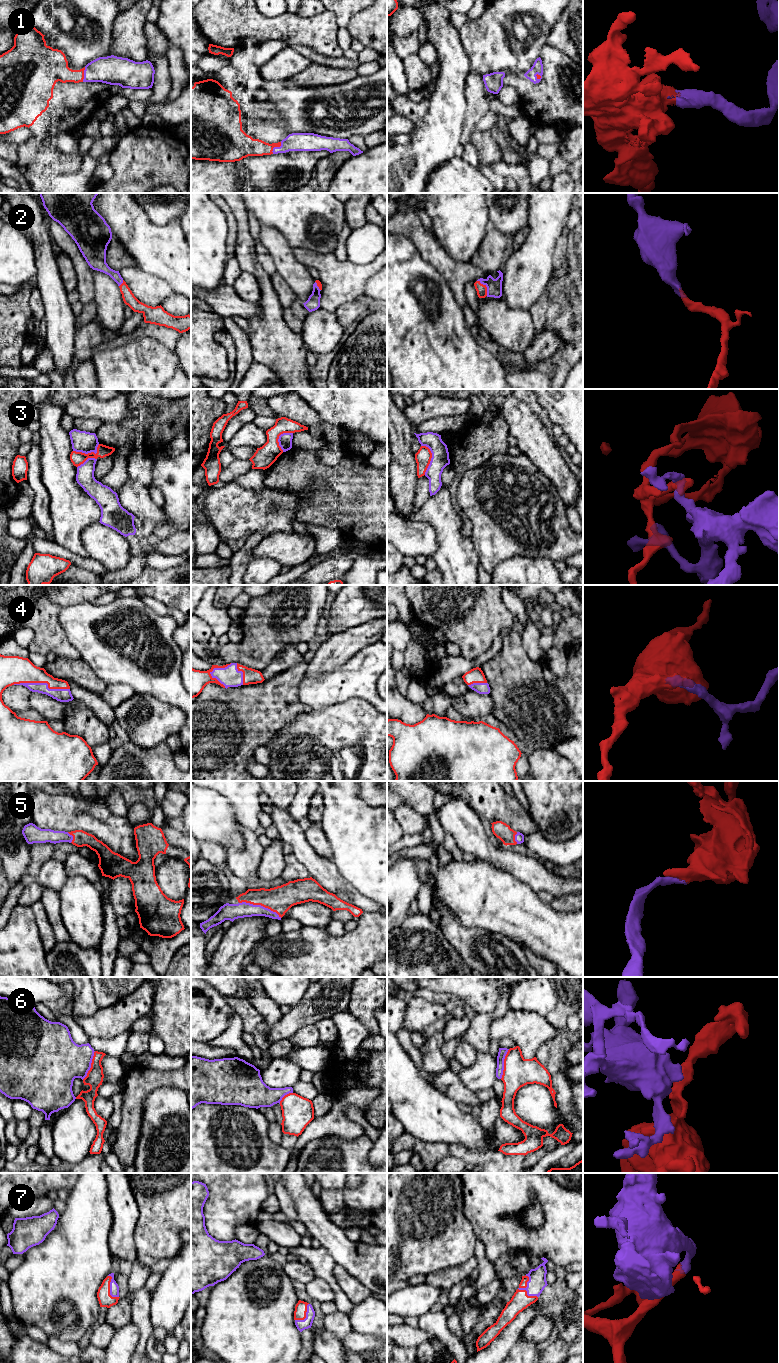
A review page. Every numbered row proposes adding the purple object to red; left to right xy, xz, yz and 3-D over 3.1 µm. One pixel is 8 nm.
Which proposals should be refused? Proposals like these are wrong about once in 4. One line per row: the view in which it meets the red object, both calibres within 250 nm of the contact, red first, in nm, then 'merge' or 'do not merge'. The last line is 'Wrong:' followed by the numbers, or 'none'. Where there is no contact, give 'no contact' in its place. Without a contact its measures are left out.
1: xz | 180/140 nm | merge
2: yz | 90/130 nm | merge
3: yz | 130/140 nm | do not merge
4: xy | 220/110 nm | merge
5: xz | 220/130 nm | merge
6: yz | 240/70 nm | do not merge
7: yz | 150/150 nm | merge
Wrong: 3, 6

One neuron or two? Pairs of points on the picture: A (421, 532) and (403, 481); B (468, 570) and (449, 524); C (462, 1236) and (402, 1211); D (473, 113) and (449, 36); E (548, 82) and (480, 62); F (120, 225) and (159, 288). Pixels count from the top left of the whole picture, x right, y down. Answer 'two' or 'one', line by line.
A: two
B: one
C: one
D: two
E: two
F: two

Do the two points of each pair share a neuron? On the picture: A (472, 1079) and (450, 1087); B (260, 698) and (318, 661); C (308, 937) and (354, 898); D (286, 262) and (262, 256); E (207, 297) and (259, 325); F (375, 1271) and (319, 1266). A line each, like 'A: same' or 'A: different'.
A: different
B: different
C: different
D: different
E: different
F: different

